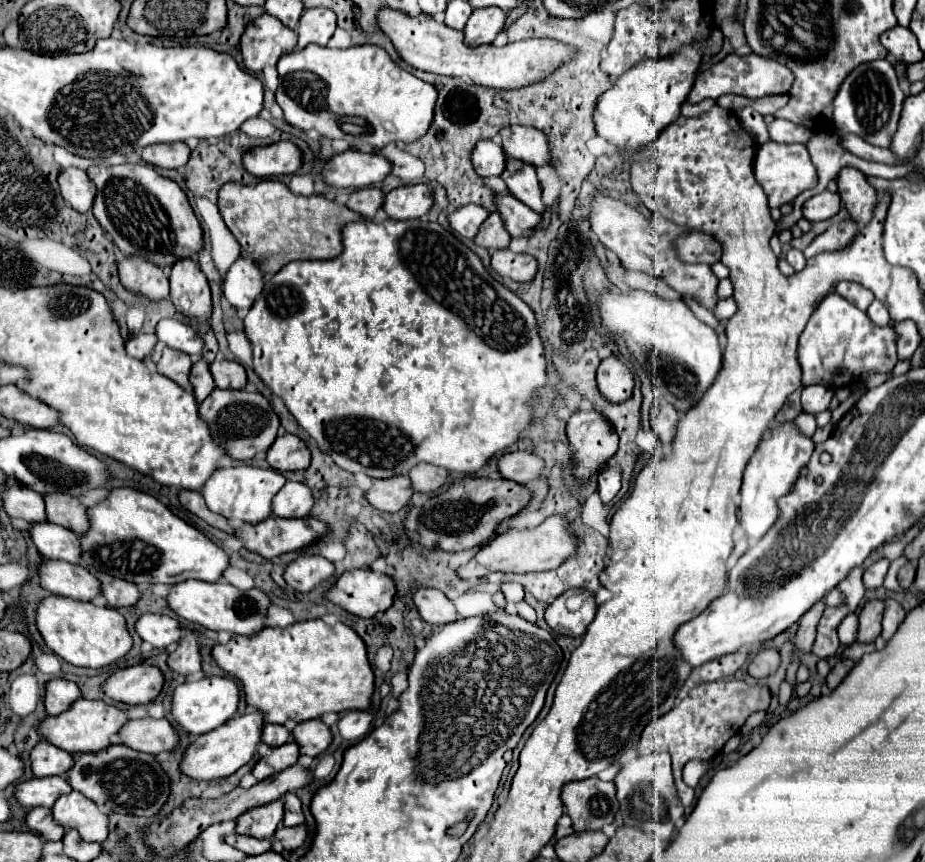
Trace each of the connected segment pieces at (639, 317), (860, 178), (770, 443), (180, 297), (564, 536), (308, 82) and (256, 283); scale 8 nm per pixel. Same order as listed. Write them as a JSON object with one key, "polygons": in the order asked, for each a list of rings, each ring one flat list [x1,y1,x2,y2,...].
{"polygons":[[[610,287,598,297,598,315,606,331,624,339,634,359,650,373,650,381,662,381,664,397,678,413,694,407,716,379,722,365,718,335,710,325,698,321,682,299,670,301,640,289,624,293]],[[852,167,842,169,838,175,838,195,856,223,866,225,872,219,878,195,874,187,866,181,864,173]],[[782,423,776,429,770,431,770,439,762,439,758,445,758,451,754,451,752,459,746,465,744,481,742,481,742,501,740,501,740,513,742,513,742,527,750,539,750,543,756,543,762,539,766,529,774,525,778,519,778,505,776,501,786,495,794,481,800,477,800,469,808,463,810,455,814,451,812,439,802,435,794,423]],[[180,259,170,275,170,301,176,311,194,323,208,323,212,315,212,297,204,273,190,259]],[[560,515,548,517,544,523,540,523,534,529,526,531,506,531,496,535,492,543,476,551,476,555,456,569,456,575,462,579,480,579,486,577,492,571,504,571,504,573,528,573,528,571,548,571,558,567,564,559,572,557,576,553,576,539,566,527,568,521]],[[308,45,306,49,292,51,278,61,280,87,276,91,276,103,282,107,284,117,290,125,304,131,316,129,322,137,344,139,352,147,370,145,374,151,380,151,388,143,412,143,424,137,430,129,434,117,434,105,438,91,434,85,414,77,412,73,400,69,390,55,378,45,362,45,348,49,330,49]],[[238,257,224,277,224,297,238,309,250,309,258,293,262,291,264,275,254,261]]]}

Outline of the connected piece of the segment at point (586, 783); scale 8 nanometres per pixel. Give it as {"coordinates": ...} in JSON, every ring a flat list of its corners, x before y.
{"coordinates":[[598,777,566,783,562,787,562,801,576,833,602,829,614,821,618,811,614,783,600,781]]}

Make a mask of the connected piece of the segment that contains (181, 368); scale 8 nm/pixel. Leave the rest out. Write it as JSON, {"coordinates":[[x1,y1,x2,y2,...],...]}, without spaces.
{"coordinates":[[164,347,162,357,156,363,156,367,158,367,160,375,164,375,164,377,172,379,174,383,178,383,184,391,192,391,192,385,188,381,192,361,190,361,190,357,186,353,180,353,180,351,174,351,170,347]]}

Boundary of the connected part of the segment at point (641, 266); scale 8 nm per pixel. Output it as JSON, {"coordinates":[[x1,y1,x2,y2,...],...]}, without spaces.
{"coordinates":[[596,191,590,205,590,229,598,235,600,243,612,249,626,269,644,271,648,275,664,279,672,289,680,295,692,295,700,305,706,309,714,309,716,305,716,285,718,279,710,271,710,265,684,265,676,257,674,239,688,231,684,225,676,225,668,219,648,219,634,207,626,205,624,201,608,197,604,191]]}

